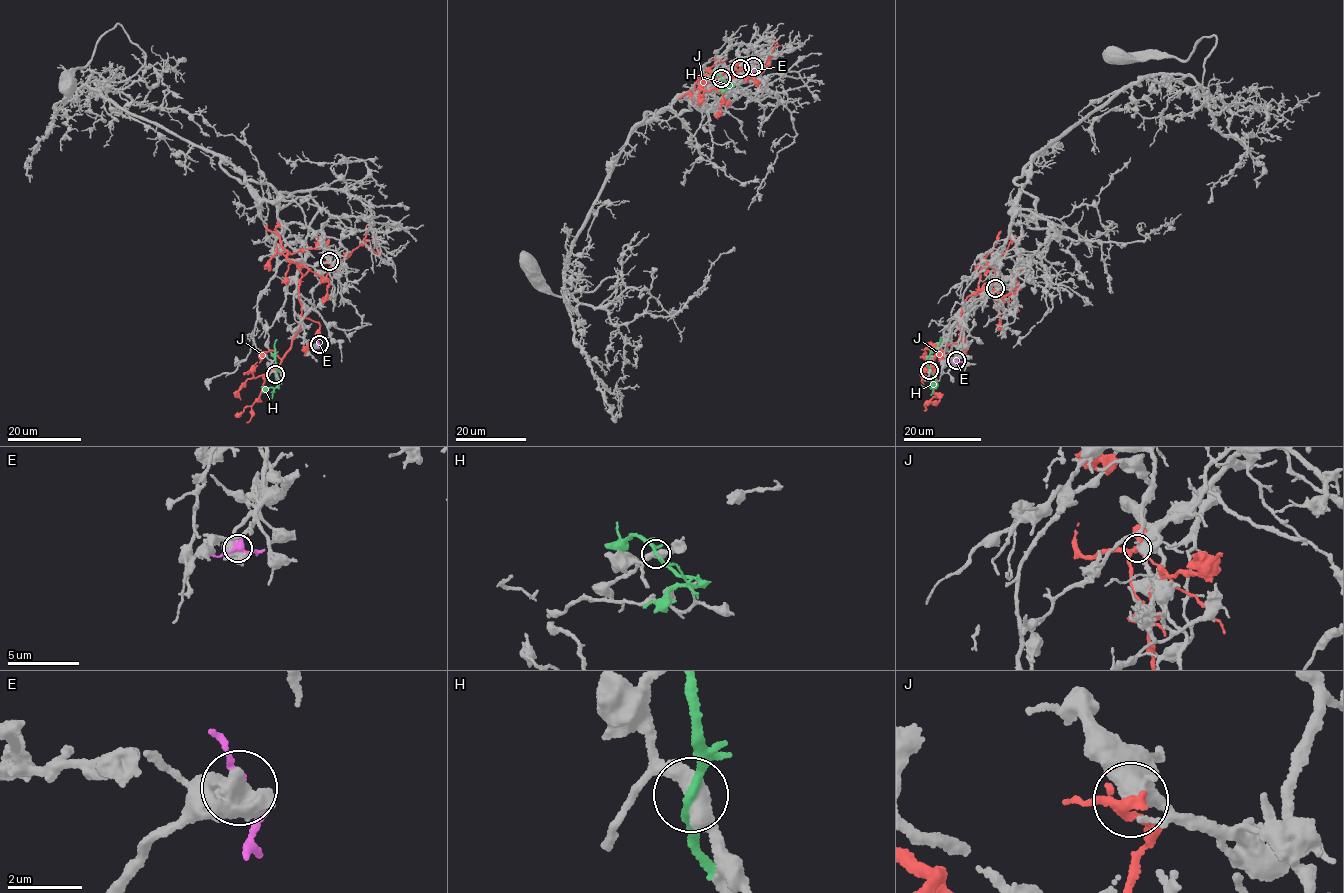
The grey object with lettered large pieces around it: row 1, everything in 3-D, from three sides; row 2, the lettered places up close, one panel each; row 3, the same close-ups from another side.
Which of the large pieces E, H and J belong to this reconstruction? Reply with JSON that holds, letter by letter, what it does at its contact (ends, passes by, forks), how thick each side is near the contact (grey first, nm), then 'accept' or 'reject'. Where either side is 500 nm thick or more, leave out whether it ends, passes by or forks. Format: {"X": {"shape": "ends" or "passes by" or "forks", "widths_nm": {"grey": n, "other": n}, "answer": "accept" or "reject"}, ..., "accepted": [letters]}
{"E": {"widths_nm": {"grey": 950, "other": 340}, "answer": "reject"}, "H": {"shape": "passes by", "widths_nm": {"grey": 480, "other": 220}, "answer": "accept"}, "J": {"widths_nm": {"grey": 500, "other": 240}, "answer": "reject"}, "accepted": ["H"]}

